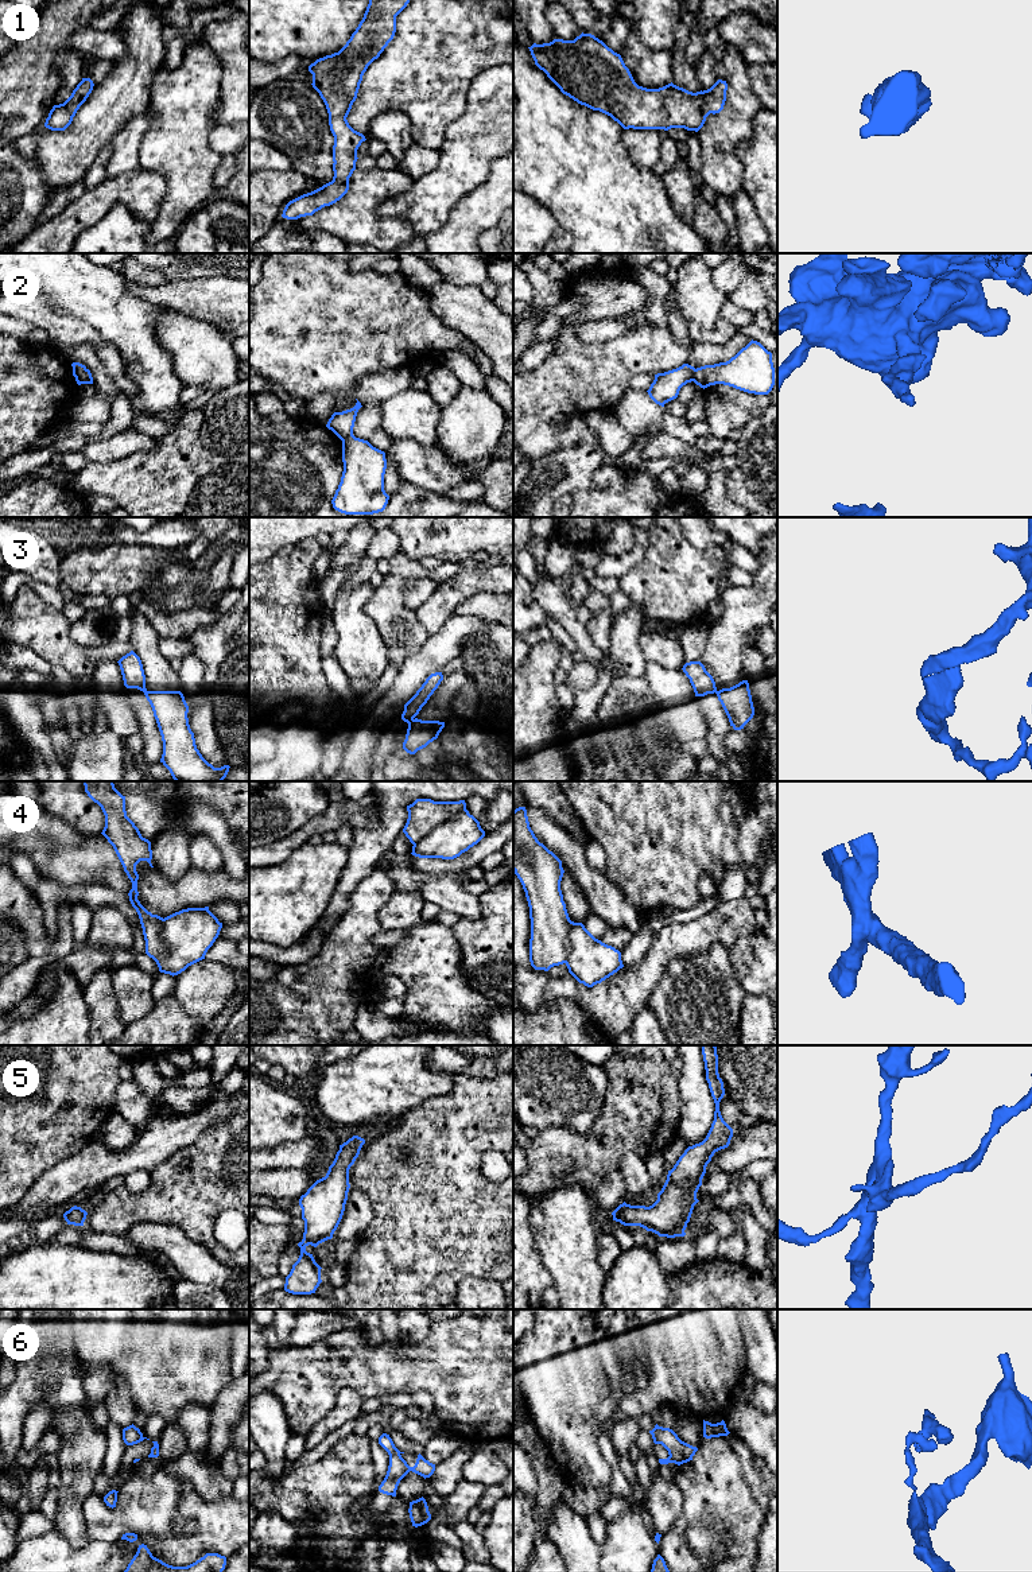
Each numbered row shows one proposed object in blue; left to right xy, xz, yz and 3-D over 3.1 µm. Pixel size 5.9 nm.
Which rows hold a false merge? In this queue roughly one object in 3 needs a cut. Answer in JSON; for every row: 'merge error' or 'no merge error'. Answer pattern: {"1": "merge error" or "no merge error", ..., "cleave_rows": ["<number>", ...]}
{"1": "no merge error", "2": "merge error", "3": "merge error", "4": "merge error", "5": "no merge error", "6": "merge error", "cleave_rows": ["2", "3", "4", "6"]}

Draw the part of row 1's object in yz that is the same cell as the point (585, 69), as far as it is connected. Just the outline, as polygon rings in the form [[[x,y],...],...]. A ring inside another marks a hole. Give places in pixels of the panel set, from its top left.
[[[581,34],[574,40],[554,39],[550,43],[528,47],[535,65],[560,89],[581,105],[610,116],[624,129],[684,128],[698,132],[706,117],[719,113],[726,101],[726,81],[718,79],[710,89],[688,92],[672,82],[659,88],[639,86],[620,54],[591,34]]]

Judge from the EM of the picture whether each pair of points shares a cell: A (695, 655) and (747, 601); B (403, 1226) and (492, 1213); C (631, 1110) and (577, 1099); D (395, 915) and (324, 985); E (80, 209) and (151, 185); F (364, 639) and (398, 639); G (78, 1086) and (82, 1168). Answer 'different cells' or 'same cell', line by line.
A: different cells
B: same cell
C: different cells
D: different cells
E: same cell
F: different cells
G: different cells

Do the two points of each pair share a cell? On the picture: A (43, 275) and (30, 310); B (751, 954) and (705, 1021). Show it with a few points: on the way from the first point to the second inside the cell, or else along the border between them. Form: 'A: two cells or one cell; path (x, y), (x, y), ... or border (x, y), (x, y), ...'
A: two cells; border (43, 297), (58, 313), (70, 314)
B: two cells; border (728, 948), (736, 978), (747, 993)

